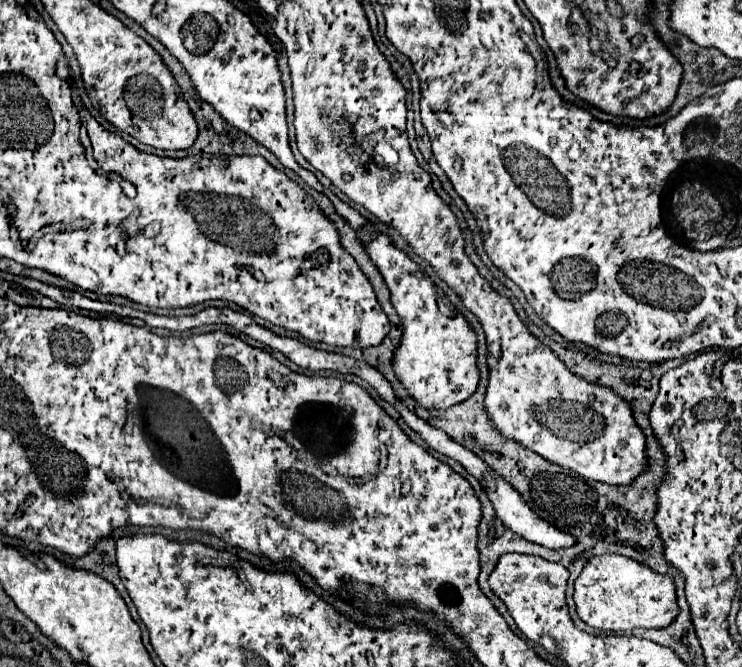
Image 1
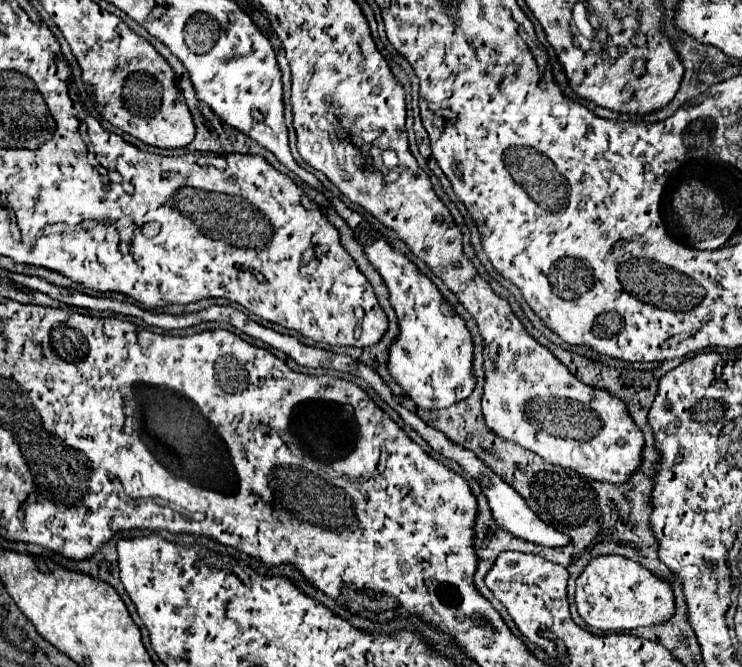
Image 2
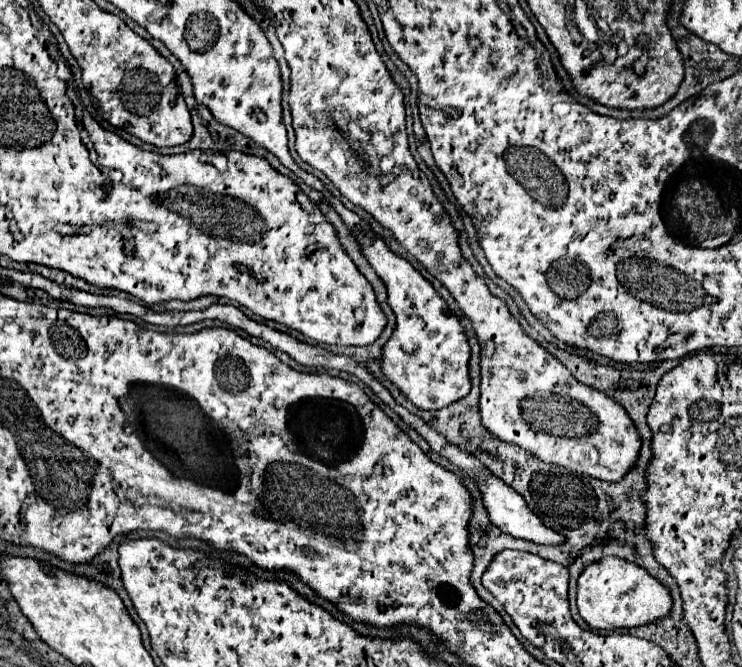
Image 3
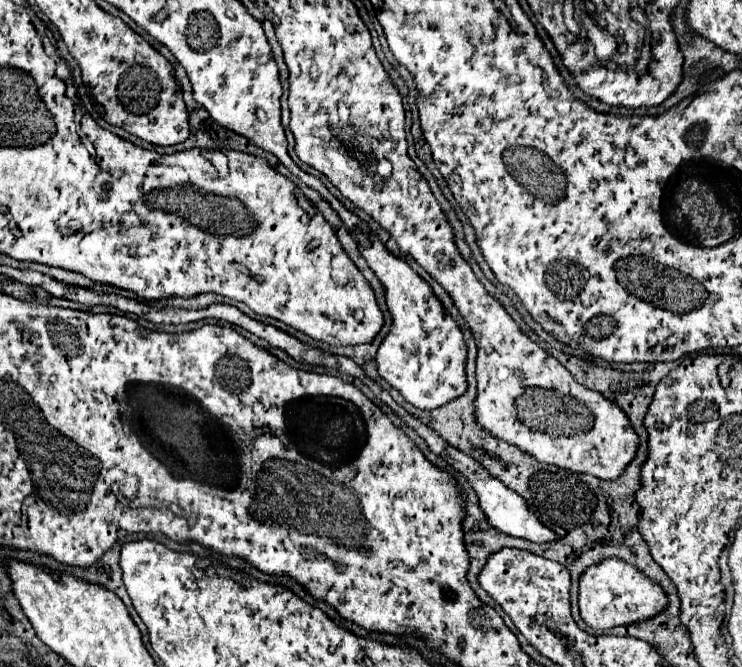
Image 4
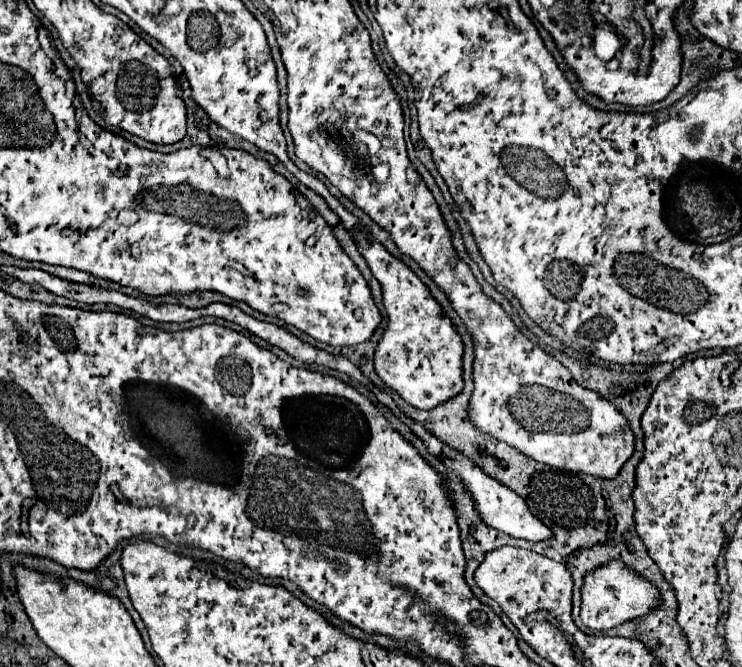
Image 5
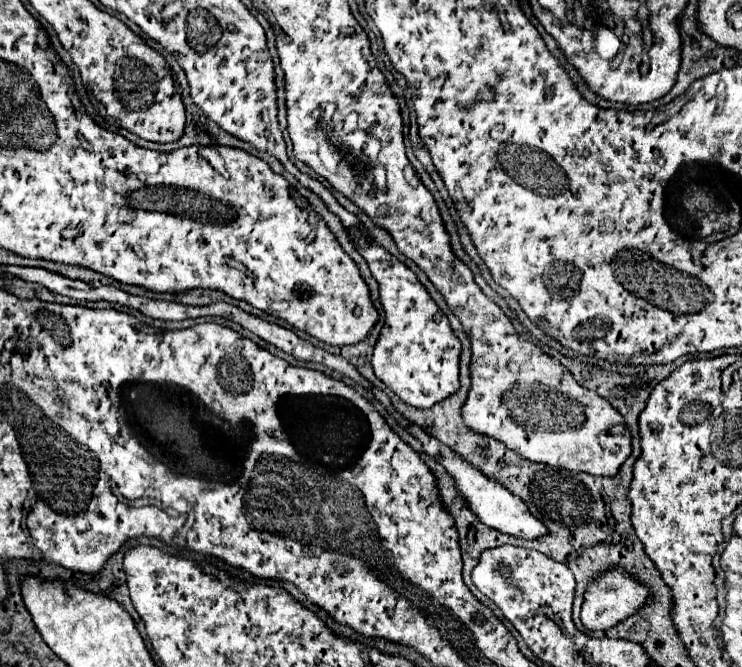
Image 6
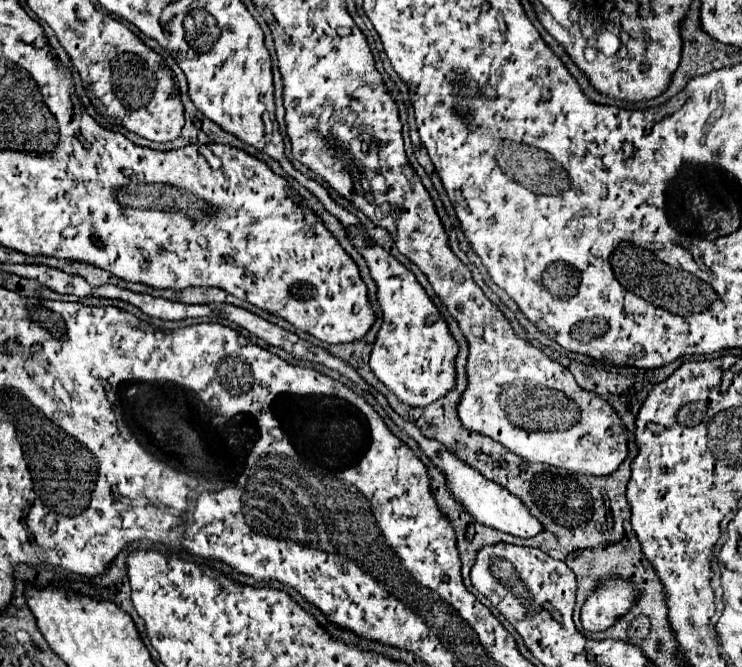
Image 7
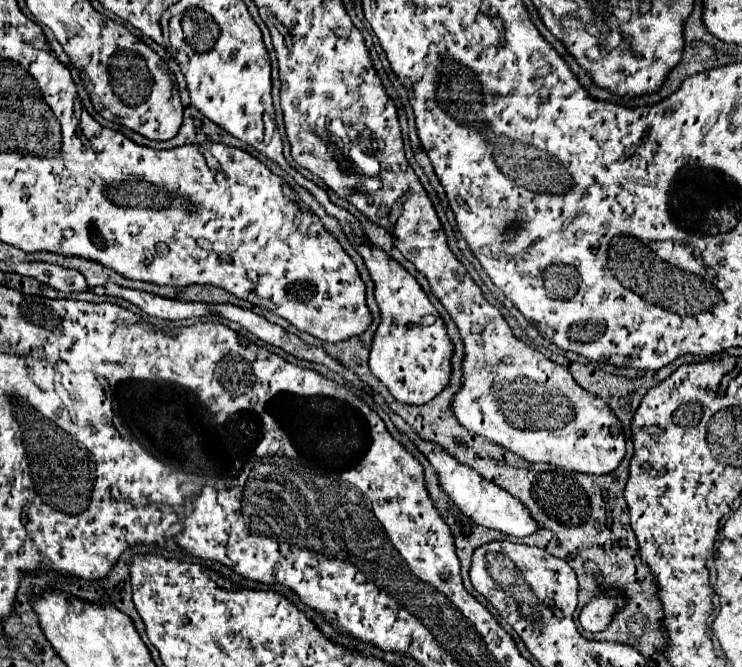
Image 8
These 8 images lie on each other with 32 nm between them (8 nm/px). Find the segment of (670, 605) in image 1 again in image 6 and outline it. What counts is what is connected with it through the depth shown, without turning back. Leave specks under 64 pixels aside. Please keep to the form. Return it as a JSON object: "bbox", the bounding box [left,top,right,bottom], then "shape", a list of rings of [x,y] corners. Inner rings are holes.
{"bbox":[582,570,648,630],"shape":[[[610,570],[604,572],[596,582],[590,584],[584,604],[582,604],[582,624],[586,630],[608,630],[612,626],[616,626],[620,620],[624,620],[626,616],[630,616],[636,606],[640,606],[644,602],[644,598],[648,596],[648,590],[642,584],[636,584],[636,580],[632,576],[626,576],[620,570]]]}

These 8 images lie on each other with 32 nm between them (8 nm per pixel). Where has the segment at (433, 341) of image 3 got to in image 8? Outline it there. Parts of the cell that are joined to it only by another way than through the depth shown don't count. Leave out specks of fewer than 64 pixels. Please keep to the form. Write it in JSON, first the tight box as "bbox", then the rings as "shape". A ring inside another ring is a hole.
{"bbox":[354,244,452,404],"shape":[[[354,244],[354,248],[364,258],[370,278],[374,280],[374,296],[382,314],[382,322],[372,338],[370,370],[398,402],[426,404],[448,384],[452,342],[444,322],[416,278],[394,258],[370,244]]]}

